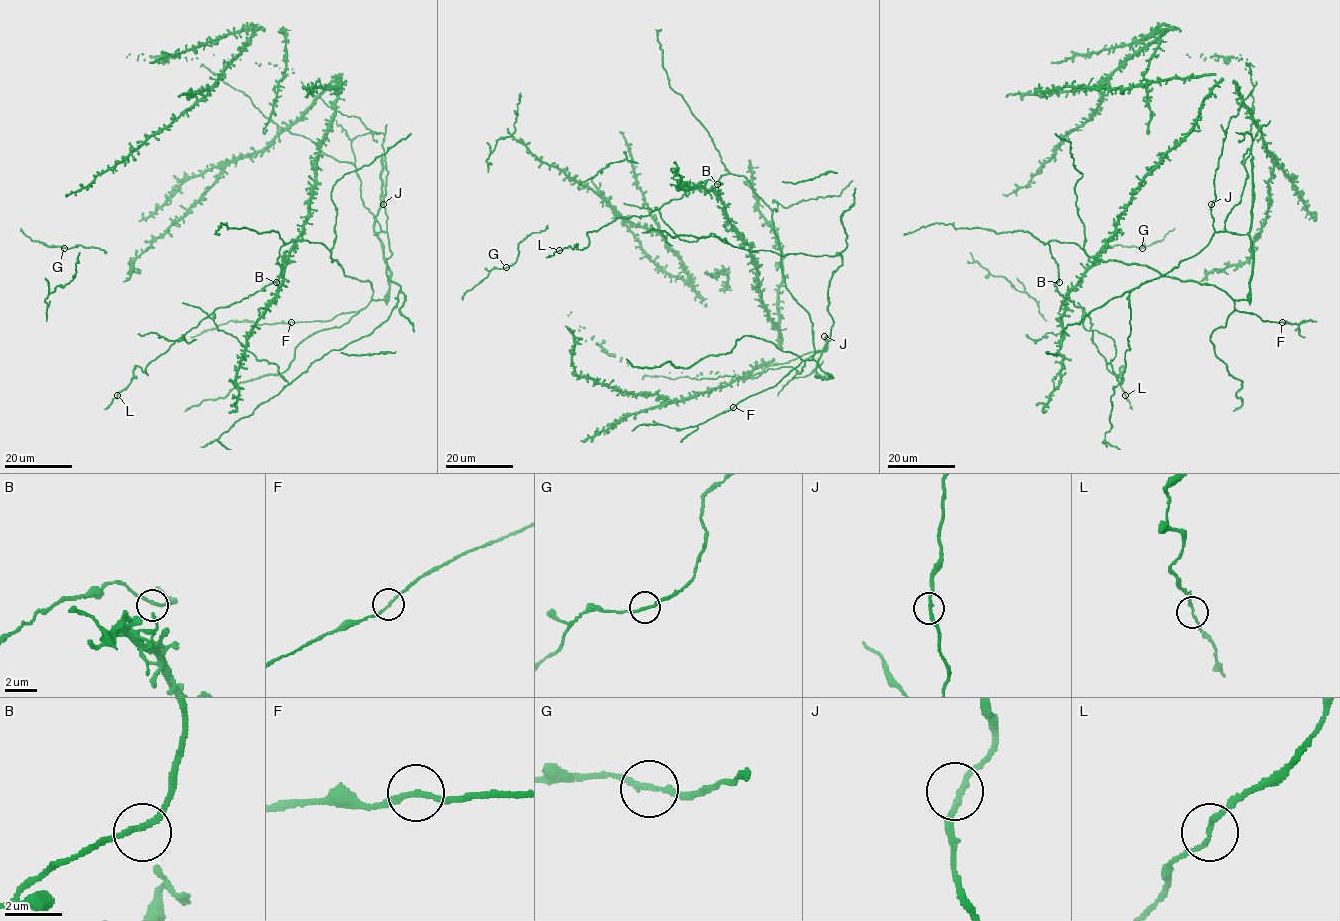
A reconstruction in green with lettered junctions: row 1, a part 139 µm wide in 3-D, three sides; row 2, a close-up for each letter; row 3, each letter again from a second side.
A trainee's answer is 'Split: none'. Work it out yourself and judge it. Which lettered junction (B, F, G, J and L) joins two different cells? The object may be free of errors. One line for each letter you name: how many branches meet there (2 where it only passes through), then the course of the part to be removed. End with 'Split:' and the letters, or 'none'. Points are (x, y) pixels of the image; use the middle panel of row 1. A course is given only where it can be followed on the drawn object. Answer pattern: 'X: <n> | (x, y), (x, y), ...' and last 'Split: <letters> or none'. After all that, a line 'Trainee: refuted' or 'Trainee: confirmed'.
Split: none
Trainee: confirmed

